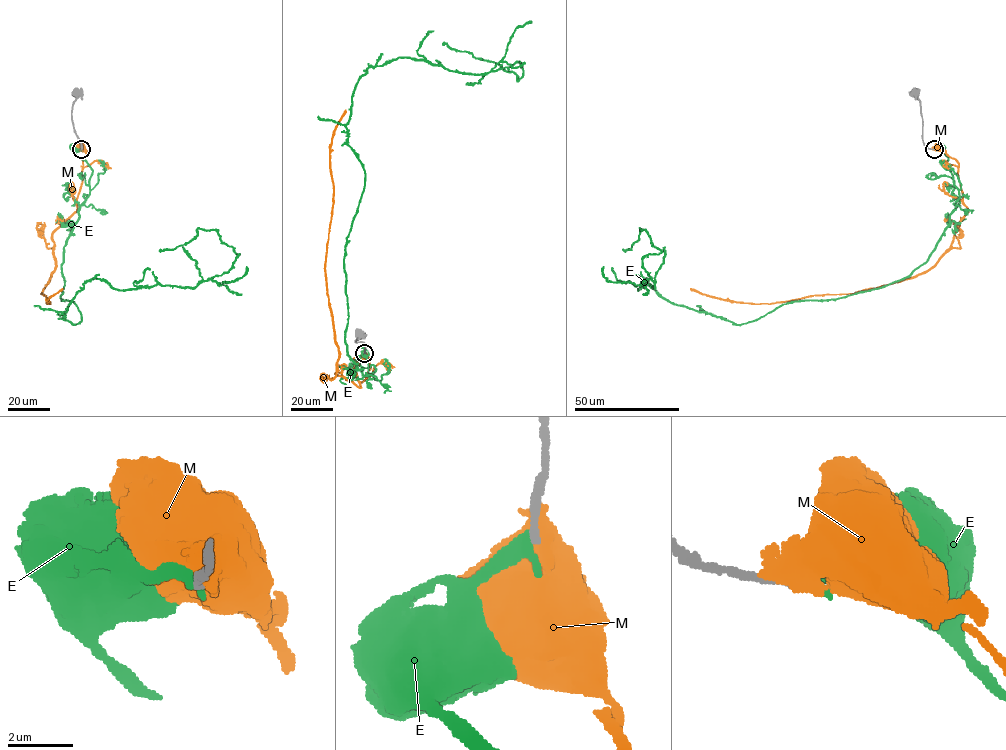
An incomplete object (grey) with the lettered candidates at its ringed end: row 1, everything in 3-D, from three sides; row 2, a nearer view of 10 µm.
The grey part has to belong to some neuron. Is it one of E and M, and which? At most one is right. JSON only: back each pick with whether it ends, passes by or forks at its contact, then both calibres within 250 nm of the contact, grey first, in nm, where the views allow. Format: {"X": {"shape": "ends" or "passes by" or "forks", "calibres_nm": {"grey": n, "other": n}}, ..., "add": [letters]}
{"add": []}

